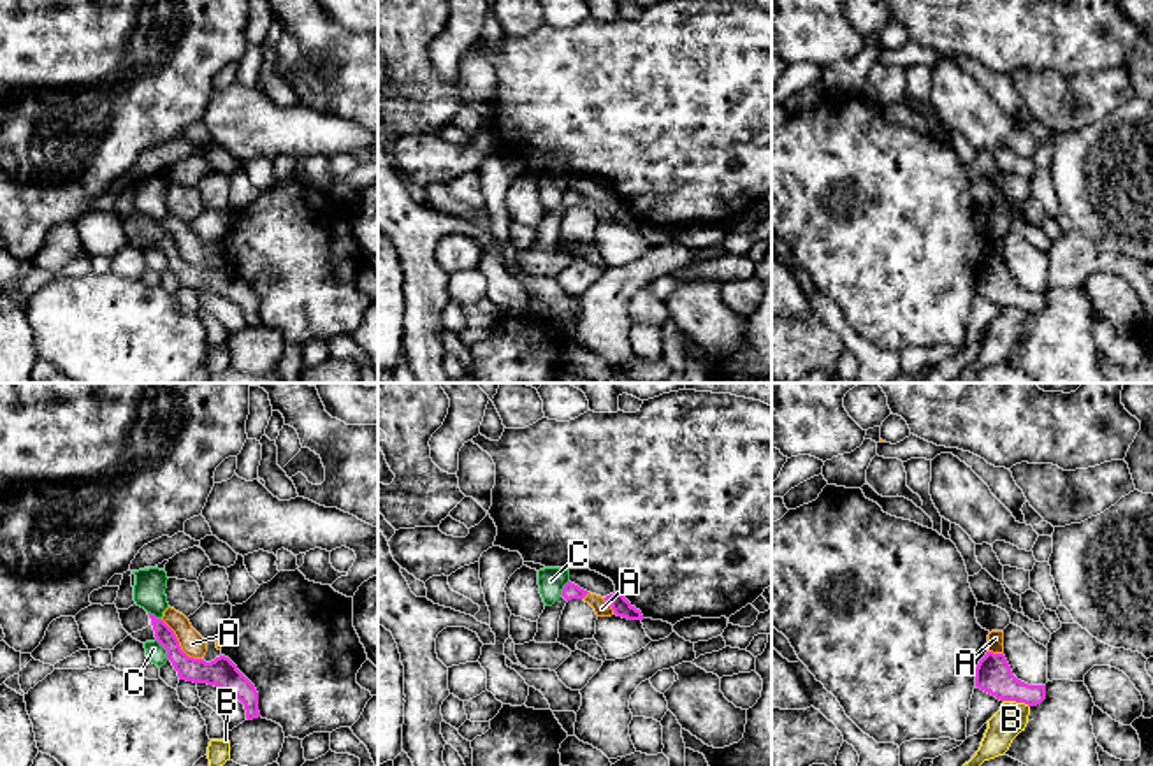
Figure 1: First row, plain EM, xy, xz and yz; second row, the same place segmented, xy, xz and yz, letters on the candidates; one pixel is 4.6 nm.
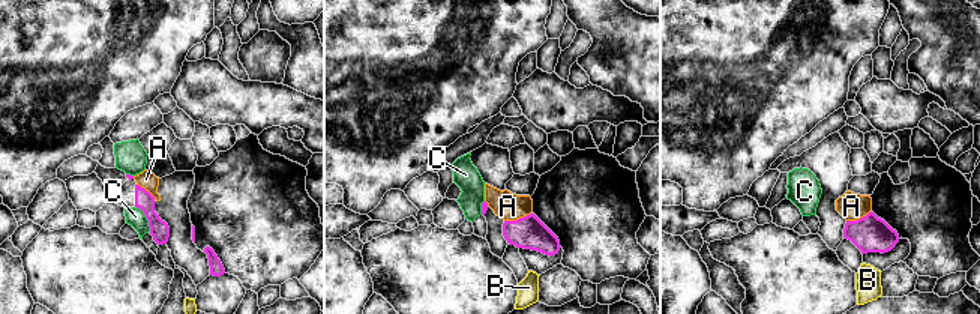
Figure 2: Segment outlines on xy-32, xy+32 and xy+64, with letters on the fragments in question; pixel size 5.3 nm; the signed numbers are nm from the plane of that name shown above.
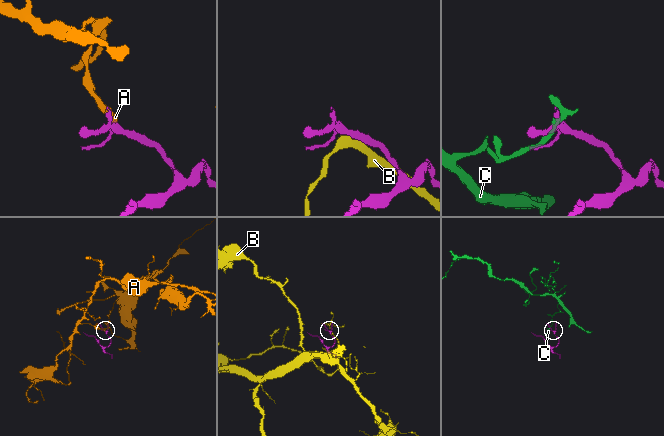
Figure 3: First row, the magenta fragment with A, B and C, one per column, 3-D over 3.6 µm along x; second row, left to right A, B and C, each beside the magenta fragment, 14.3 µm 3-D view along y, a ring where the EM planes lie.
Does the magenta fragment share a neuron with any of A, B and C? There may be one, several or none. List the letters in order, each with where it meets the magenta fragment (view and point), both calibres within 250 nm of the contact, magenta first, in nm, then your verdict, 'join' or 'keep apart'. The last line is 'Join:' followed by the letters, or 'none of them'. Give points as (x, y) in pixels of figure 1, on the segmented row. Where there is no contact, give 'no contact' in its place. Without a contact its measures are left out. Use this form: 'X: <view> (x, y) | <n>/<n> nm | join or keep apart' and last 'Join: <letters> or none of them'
A: xy (178, 643) | 140/110 nm | keep apart
B: yz (1016, 701) | 170/150 nm | keep apart
C: xy (166, 649) | 110/90 nm | keep apart
Join: none of them

